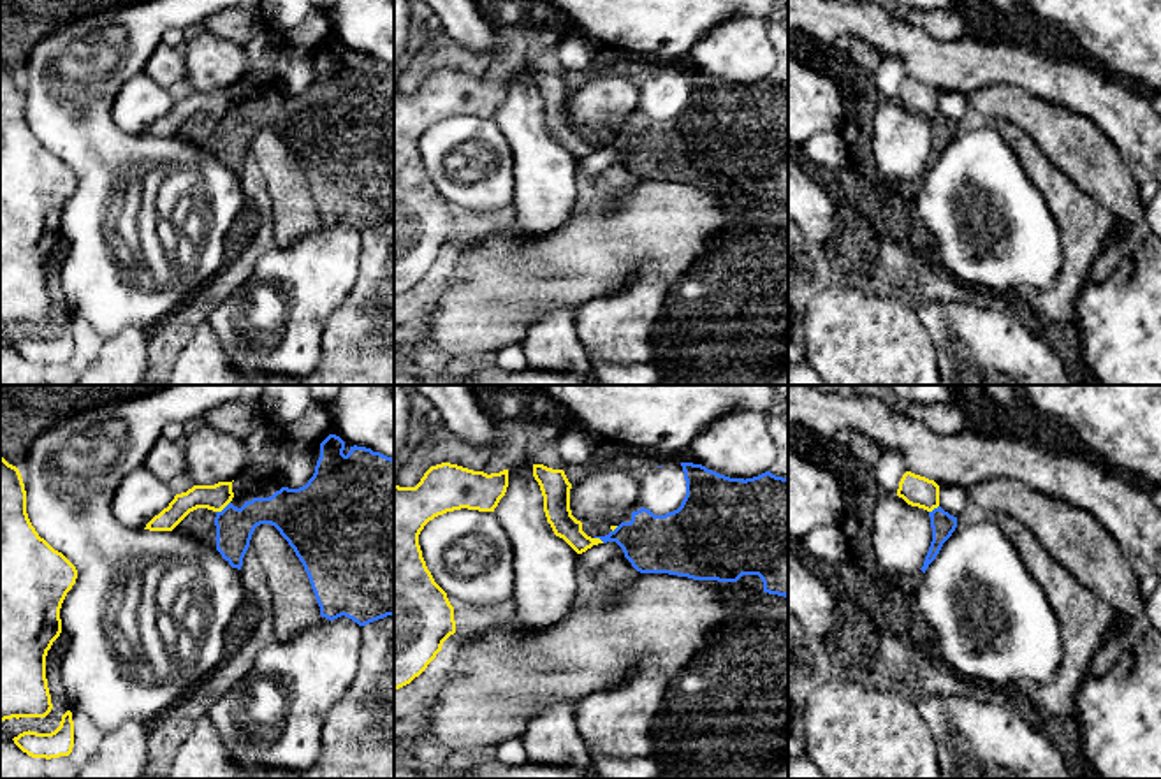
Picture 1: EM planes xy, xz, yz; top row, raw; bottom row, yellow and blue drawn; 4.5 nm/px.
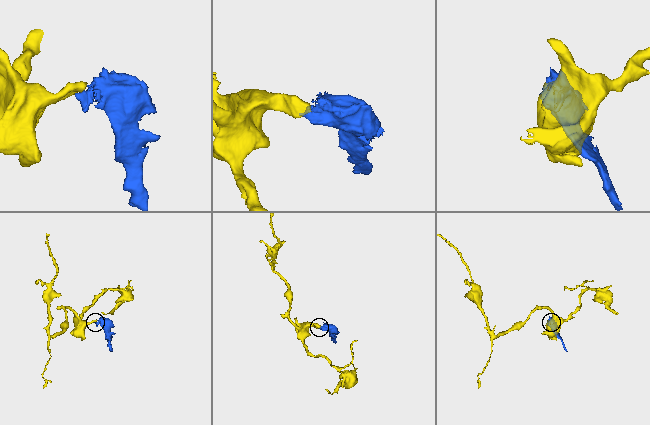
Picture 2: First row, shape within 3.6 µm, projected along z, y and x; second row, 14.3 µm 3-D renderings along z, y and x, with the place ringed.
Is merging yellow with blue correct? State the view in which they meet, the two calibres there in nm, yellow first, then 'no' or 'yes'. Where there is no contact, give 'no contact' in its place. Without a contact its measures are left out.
contact in xy; calibres 120 and 180 nm; no

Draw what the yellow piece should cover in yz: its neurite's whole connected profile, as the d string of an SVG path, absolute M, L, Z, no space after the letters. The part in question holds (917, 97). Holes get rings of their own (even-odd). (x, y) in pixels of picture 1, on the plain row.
M906 77L899 88L897 102L908 111L932 118L939 113L939 91L934 86Z

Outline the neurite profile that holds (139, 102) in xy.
M146 72L135 74L118 91L111 118L114 125L130 135L144 135L174 106L169 91Z

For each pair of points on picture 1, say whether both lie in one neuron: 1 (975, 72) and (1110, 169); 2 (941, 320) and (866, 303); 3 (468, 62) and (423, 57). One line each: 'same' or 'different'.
1: different
2: different
3: same

